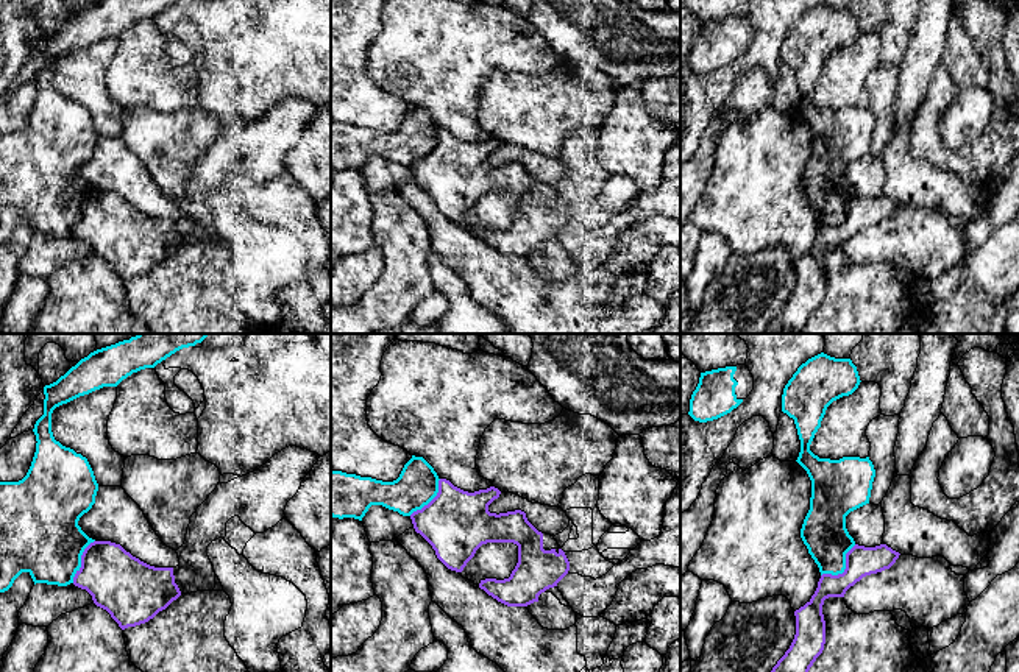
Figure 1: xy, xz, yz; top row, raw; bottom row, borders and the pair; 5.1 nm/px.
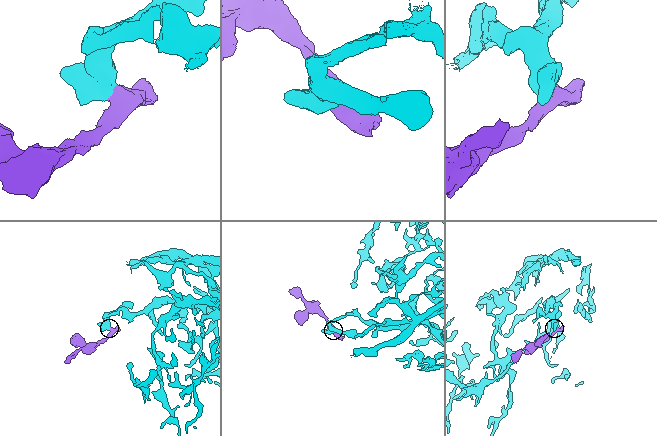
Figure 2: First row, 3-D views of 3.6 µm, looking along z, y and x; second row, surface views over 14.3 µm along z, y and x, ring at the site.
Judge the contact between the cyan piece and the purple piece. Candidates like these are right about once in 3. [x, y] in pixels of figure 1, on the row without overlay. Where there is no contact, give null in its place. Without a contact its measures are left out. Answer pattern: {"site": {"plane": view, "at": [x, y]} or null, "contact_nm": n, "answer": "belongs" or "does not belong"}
{"site": {"plane": "yz", "at": [845, 219]}, "contact_nm": 240, "answer": "does not belong"}

